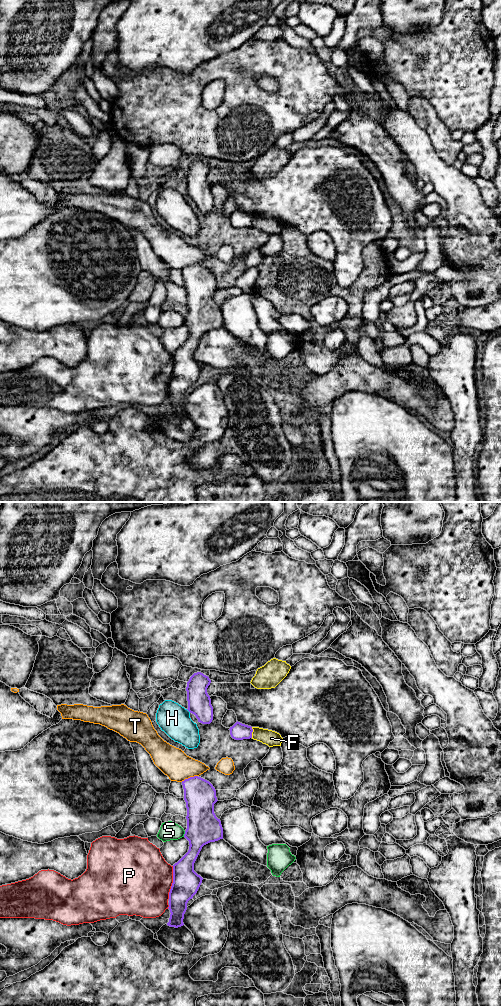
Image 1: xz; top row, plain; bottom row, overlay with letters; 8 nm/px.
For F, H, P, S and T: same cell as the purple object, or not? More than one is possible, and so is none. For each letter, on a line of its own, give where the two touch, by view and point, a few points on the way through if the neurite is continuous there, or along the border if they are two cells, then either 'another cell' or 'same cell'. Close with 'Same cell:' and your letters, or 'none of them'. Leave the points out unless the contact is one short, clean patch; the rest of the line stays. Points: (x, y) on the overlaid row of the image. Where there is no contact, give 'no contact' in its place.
F: contact xz (252, 731); border xz (251, 727), (252, 737); another cell
H: contact xz (188, 710); border xz (186, 709), (190, 712); another cell
P: contact xz (173, 882); another cell
S: contact xz (184, 834); another cell
T: contact xz (190, 777); another cell
Same cell: none of them

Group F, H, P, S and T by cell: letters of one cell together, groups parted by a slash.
F / H / P / S / T

